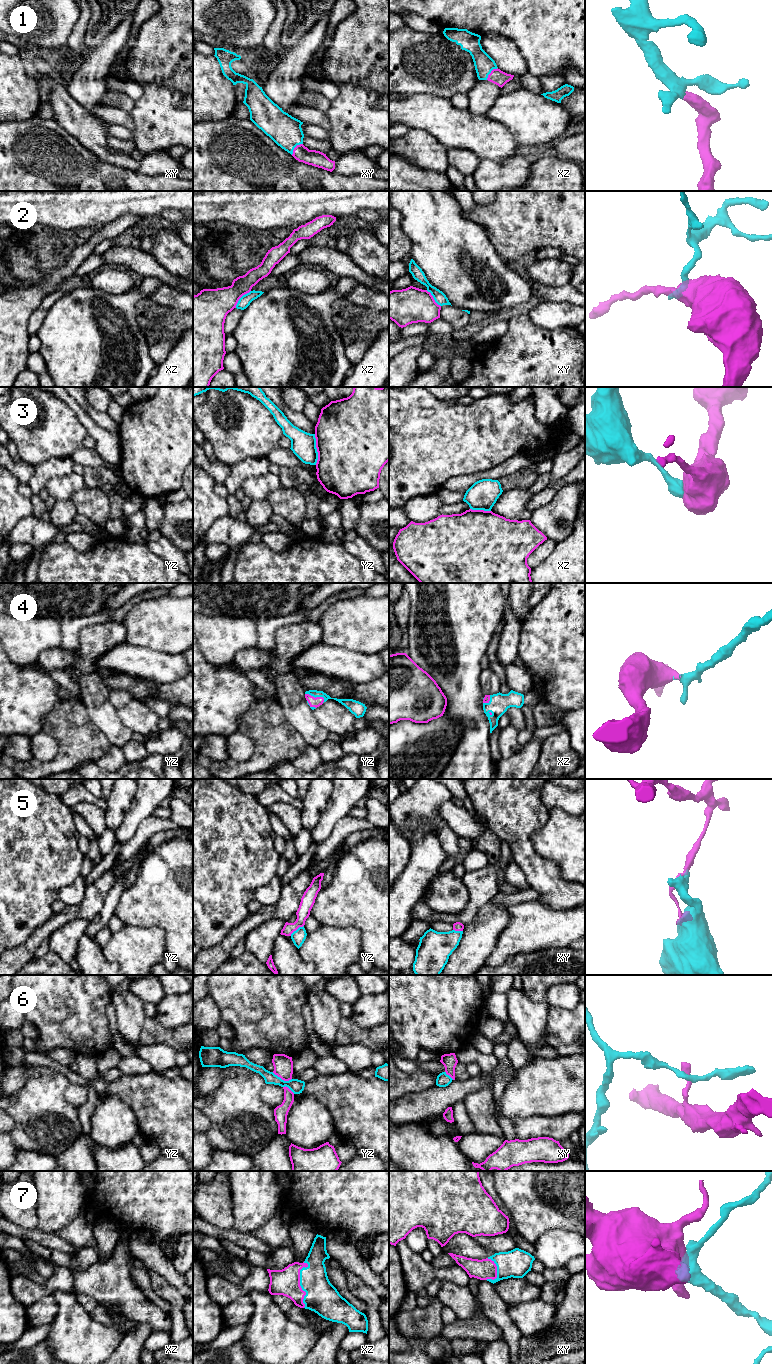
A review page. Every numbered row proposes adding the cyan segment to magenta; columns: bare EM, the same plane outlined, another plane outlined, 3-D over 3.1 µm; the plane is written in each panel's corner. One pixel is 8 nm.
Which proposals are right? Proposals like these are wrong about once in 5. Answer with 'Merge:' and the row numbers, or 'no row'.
Merge: 1, 2, 4, 7

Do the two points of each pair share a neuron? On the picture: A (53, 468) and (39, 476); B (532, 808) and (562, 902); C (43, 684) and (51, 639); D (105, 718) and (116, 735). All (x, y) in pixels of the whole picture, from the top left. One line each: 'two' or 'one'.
A: one
B: one
C: two
D: one

